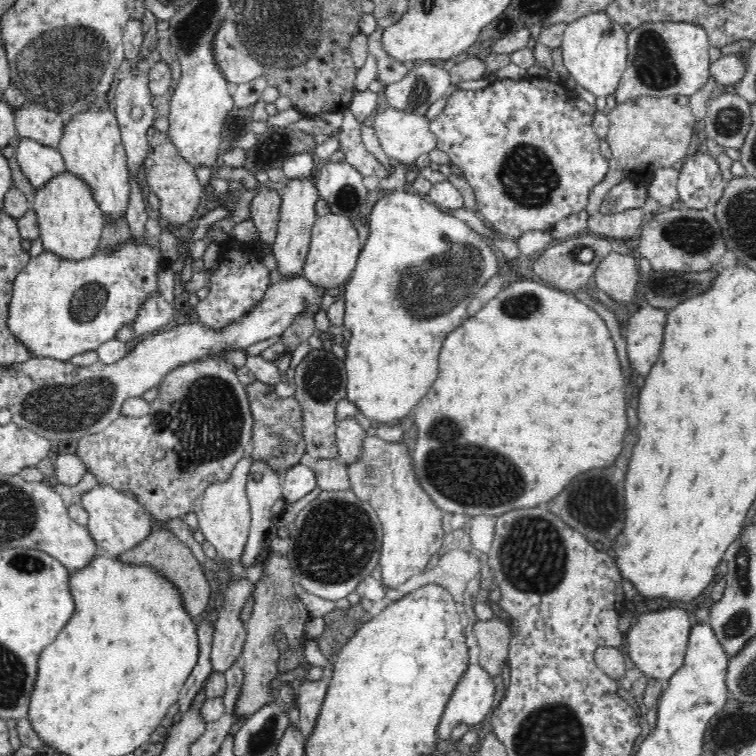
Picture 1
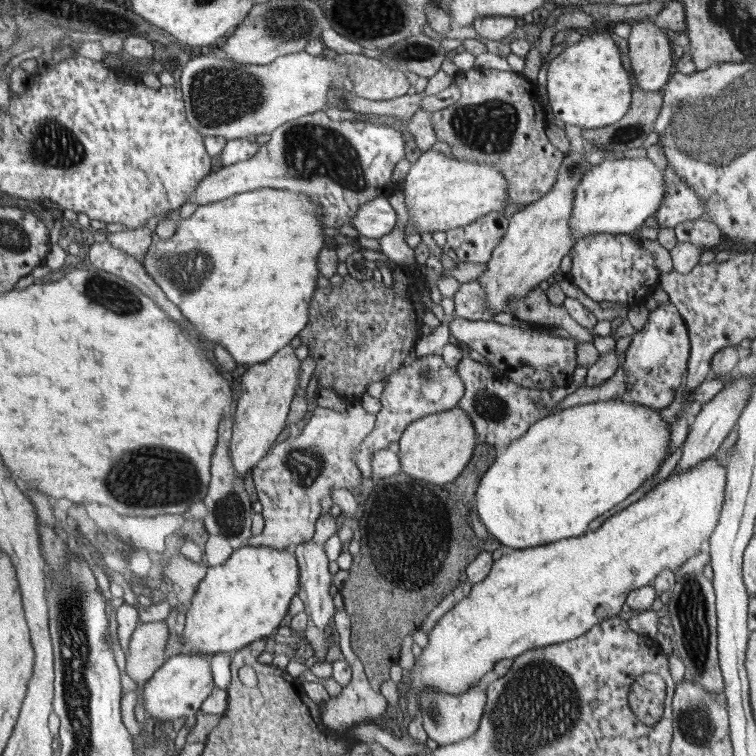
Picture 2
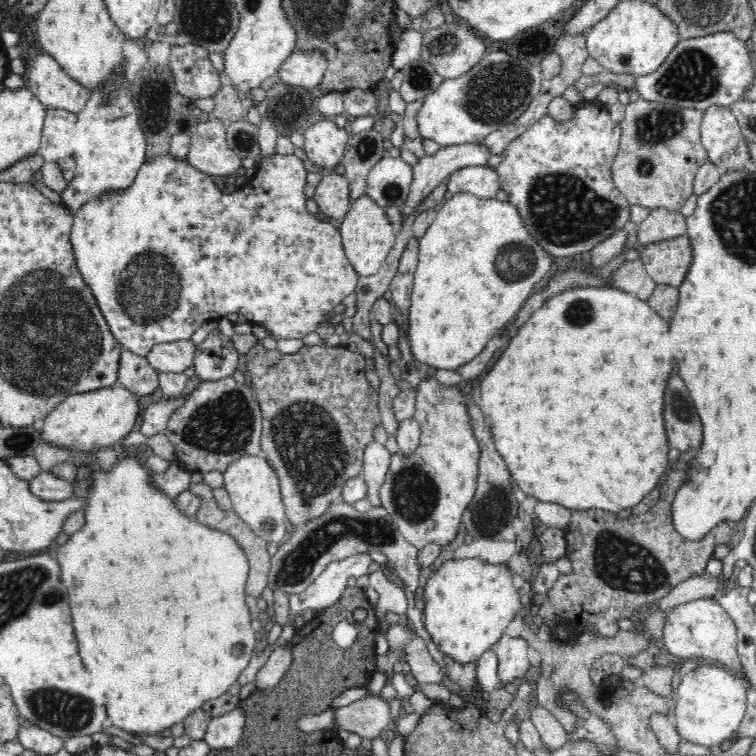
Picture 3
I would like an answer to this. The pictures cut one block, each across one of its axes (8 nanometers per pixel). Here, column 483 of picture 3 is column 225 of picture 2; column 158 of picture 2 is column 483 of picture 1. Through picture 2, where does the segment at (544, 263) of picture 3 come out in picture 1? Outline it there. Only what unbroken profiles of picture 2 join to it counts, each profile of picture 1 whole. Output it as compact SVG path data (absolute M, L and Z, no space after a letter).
M408 187L402 191L392 191L392 194L386 194L382 200L378 200L378 204L374 206L374 210L370 210L370 236L368 242L364 246L364 250L360 250L358 260L355 267L354 276L350 276L350 280L346 282L346 290L344 291L344 326L347 336L342 339L346 346L347 357L344 362L346 369L346 379L348 379L348 400L352 400L362 414L366 414L364 418L370 418L374 422L398 421L412 412L412 408L426 396L428 389L434 384L438 376L440 346L444 342L444 336L448 336L448 332L452 332L454 328L458 328L462 324L462 320L467 318L467 306L472 300L472 296L478 292L478 288L484 286L487 281L490 281L502 267L499 264L496 252L488 246L487 240L474 233L466 222L458 220L456 216L449 216L447 211L444 211L438 206L433 205L426 197L419 193L408 194Z

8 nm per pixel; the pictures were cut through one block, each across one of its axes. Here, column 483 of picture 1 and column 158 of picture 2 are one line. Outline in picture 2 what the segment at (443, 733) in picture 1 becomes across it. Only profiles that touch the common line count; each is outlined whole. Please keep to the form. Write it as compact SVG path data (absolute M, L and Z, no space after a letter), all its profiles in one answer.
M180 653L168 658L157 671L154 671L152 678L140 685L135 708L142 706L150 718L165 724L177 719L194 717L216 688L212 679L211 660L212 656L193 653Z

